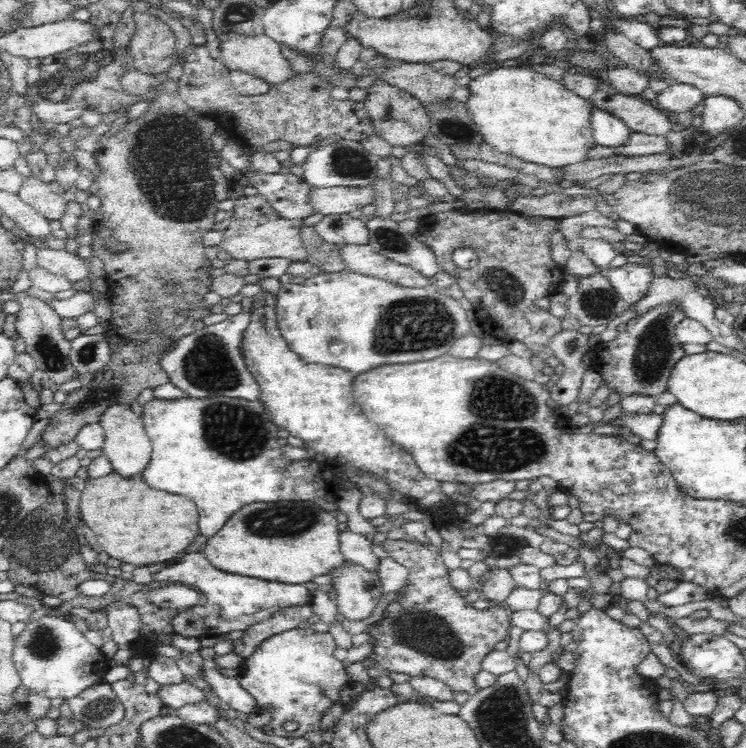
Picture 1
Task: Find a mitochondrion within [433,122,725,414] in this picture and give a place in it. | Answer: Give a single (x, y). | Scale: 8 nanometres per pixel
(653, 350)

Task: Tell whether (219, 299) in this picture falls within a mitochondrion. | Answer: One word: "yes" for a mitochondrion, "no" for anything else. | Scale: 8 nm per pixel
no

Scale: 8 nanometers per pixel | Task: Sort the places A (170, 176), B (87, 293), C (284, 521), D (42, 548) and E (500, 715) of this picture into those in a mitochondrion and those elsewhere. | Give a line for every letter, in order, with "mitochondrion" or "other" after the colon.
A: mitochondrion
B: other
C: mitochondrion
D: mitochondrion
E: mitochondrion

